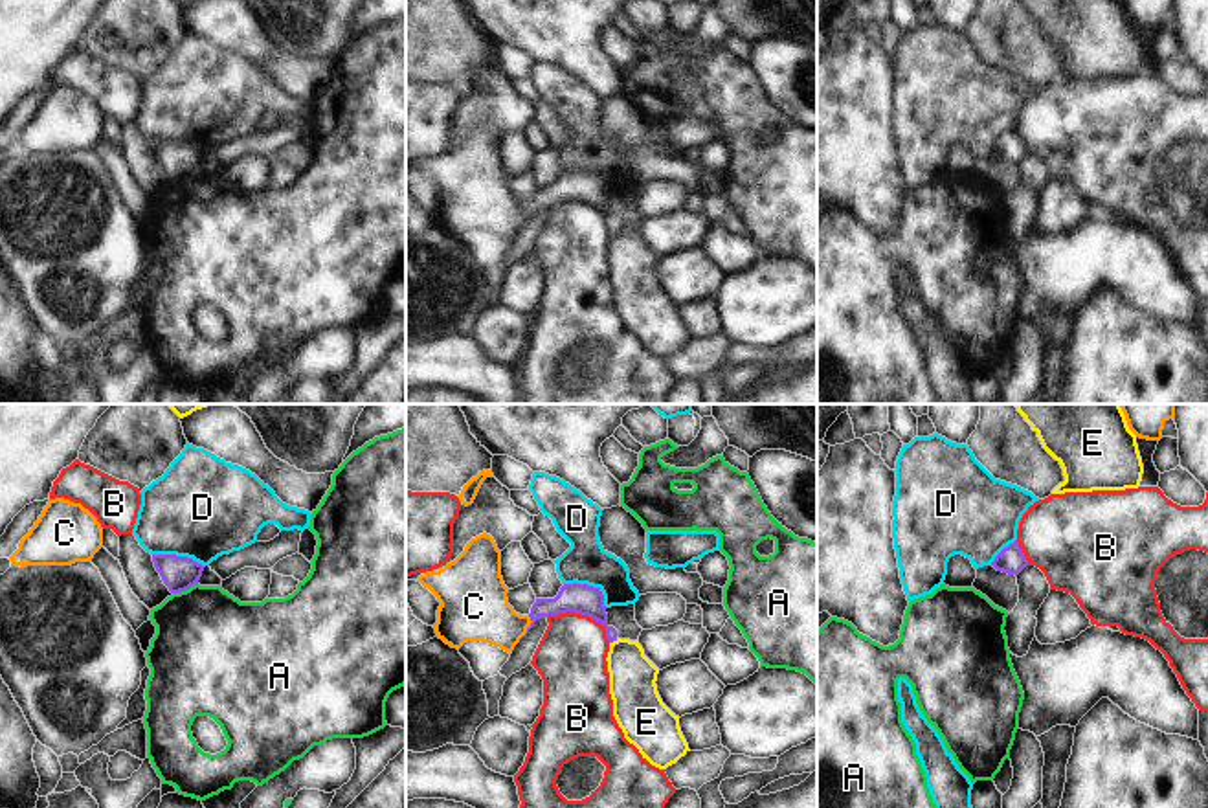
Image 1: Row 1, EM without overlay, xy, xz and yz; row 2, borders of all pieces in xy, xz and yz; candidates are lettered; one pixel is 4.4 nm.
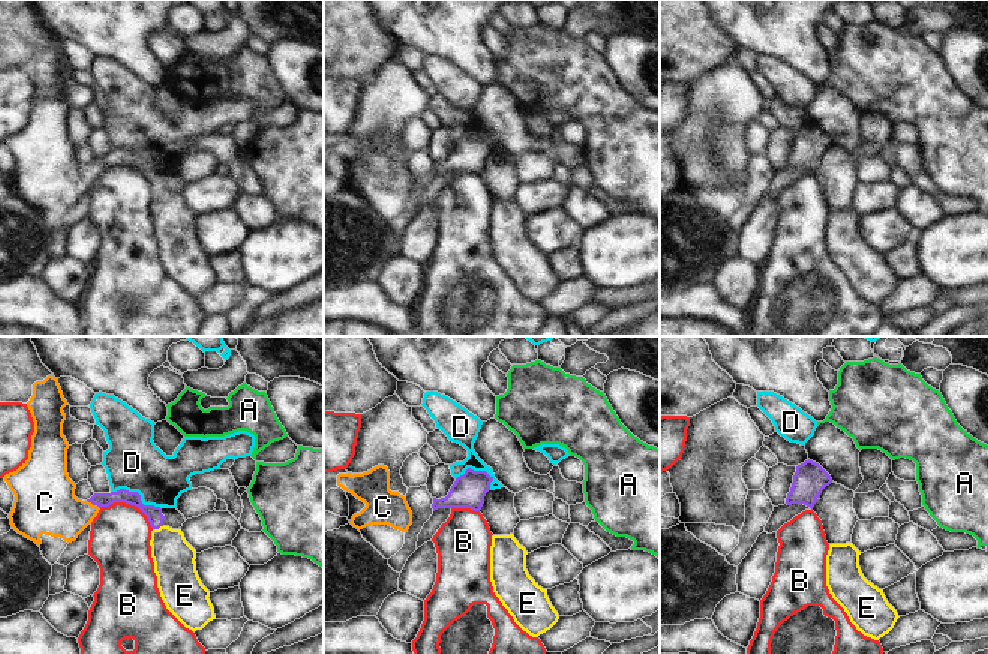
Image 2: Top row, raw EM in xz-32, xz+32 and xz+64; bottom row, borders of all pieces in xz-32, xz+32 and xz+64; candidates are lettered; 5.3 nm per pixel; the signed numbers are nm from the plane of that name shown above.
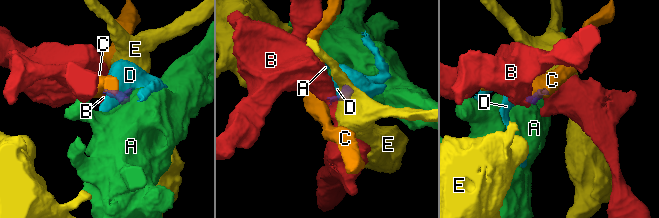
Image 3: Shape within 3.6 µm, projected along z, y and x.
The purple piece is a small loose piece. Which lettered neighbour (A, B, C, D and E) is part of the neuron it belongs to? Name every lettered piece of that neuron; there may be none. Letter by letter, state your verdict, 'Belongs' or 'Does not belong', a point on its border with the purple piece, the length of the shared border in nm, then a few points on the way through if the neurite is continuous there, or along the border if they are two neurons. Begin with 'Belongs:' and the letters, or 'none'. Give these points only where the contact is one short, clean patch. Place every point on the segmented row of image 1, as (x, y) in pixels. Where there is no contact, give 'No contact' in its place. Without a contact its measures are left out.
Belongs: C
A: Does not belong. Touches purple at xy (184, 590). Shared border 120 nm. Boundary: xy (197, 583), (173, 594)
B: Does not belong. Touches purple at xz (582, 614). Shared border 300 nm. Boundary: xz (548, 616), (586, 614), (604, 628), (610, 641)
C: Belongs. Touches purple at xz (531, 623). Shared border 70 nm. Path across: xz (582, 599), (544, 606), (531, 623), (496, 623), (476, 608)
D: Does not belong. Touches purple at xz (590, 586). Shared border 220 nm. Boundary: xz (564, 583), (595, 586), (606, 606)
E: Does not belong. Touches purple at xz (614, 639). Shared border 40 nm. Boundary: xz (617, 639), (610, 643).

